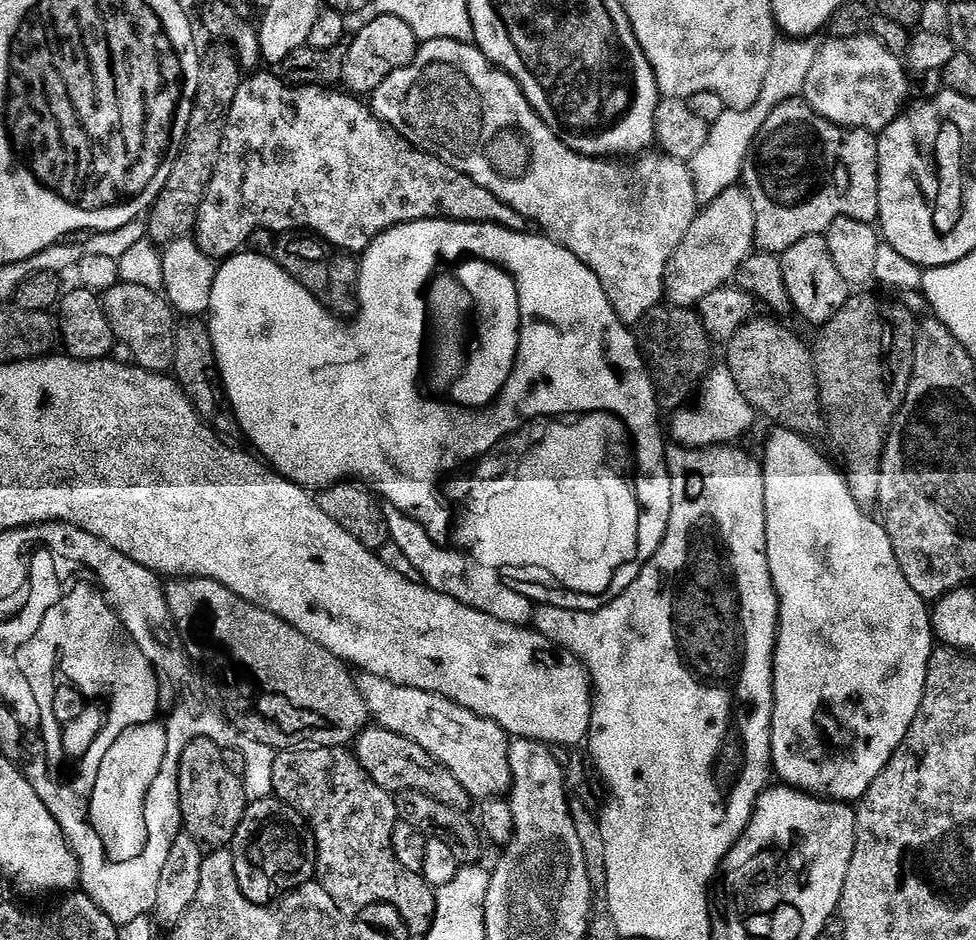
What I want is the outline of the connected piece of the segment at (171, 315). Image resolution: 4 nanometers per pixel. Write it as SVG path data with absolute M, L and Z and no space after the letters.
M119 282L103 291L100 301L113 337L128 346L137 367L161 374L172 368L176 314L163 295L142 286Z

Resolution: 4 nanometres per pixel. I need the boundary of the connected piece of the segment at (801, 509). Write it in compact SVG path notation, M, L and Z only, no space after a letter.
M776 430L776 433L768 440L768 445L764 448L764 456L762 455L762 467L764 469L764 505L766 506L766 554L768 555L768 565L770 566L770 574L772 575L772 585L776 591L776 597L780 599L780 627L776 637L776 656L772 659L772 762L771 767L776 768L776 772L781 776L785 785L791 786L797 790L803 790L809 794L815 794L821 798L827 798L833 802L859 802L863 800L866 790L870 790L870 786L874 782L874 778L878 778L878 774L882 774L882 770L890 762L890 758L898 750L900 743L906 738L906 734L910 730L910 726L914 722L914 718L918 714L918 710L922 706L922 698L924 697L924 687L926 686L926 678L928 677L928 665L934 659L932 653L932 644L934 645L934 633L932 630L932 617L930 615L929 605L918 594L914 594L914 590L910 586L910 582L906 582L906 574L902 574L902 566L898 566L898 558L894 554L894 546L890 542L886 529L879 519L871 520L867 516L865 509L855 500L853 489L850 487L849 481L844 481L834 469L828 465L828 460L815 448L811 439L805 438L797 432L787 430Z

